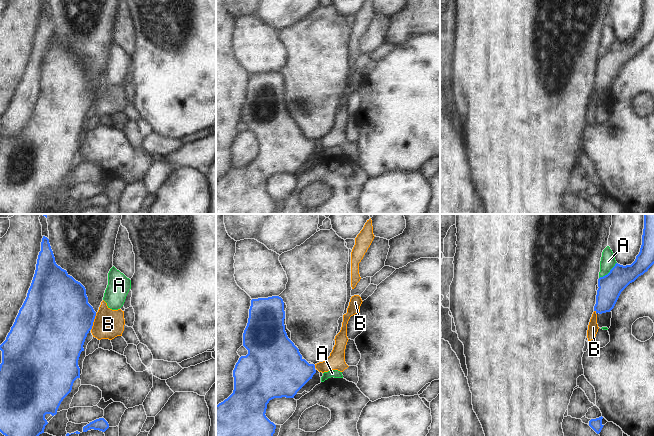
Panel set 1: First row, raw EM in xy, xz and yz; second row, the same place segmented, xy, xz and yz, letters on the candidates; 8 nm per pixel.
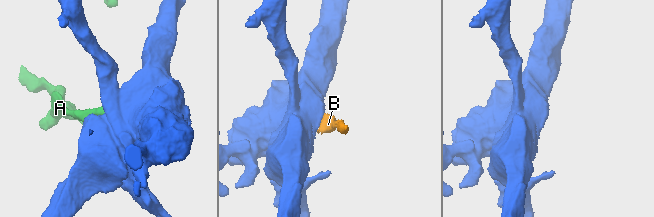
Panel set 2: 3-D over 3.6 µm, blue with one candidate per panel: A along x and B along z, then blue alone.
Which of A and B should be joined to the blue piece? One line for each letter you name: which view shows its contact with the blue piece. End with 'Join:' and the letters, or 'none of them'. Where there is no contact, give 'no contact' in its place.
Join: none of them

